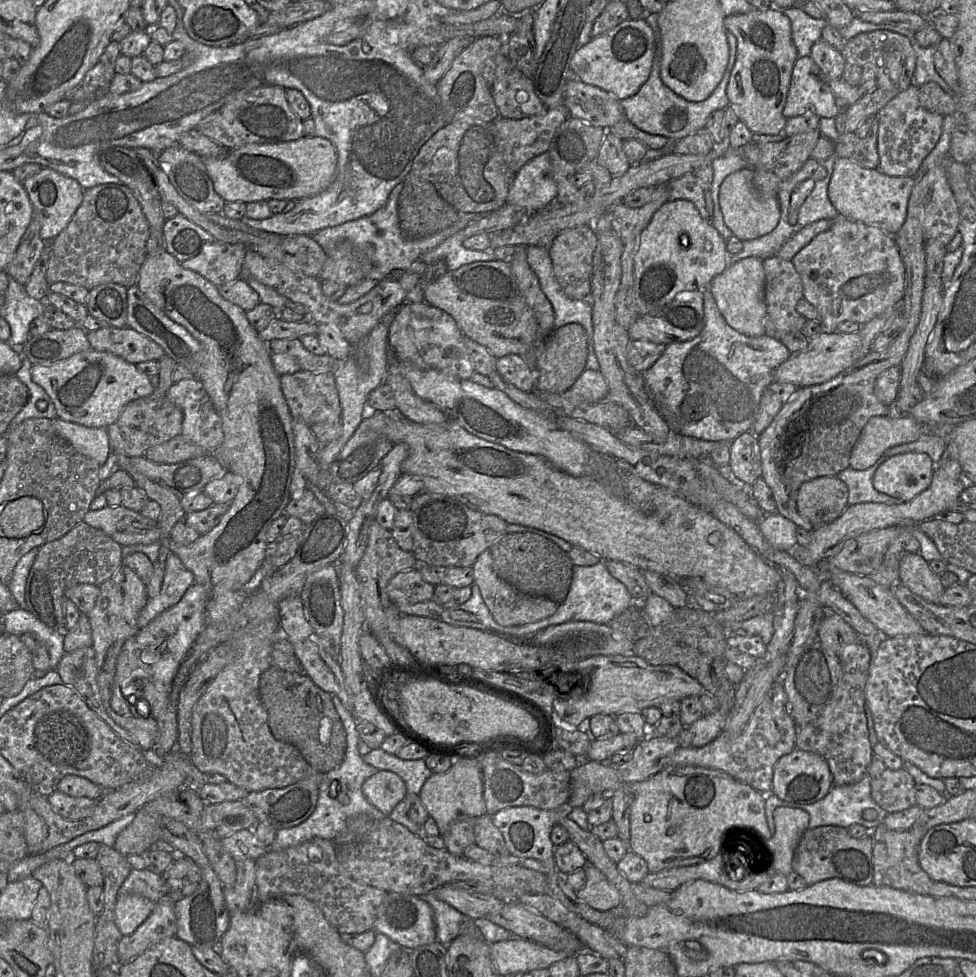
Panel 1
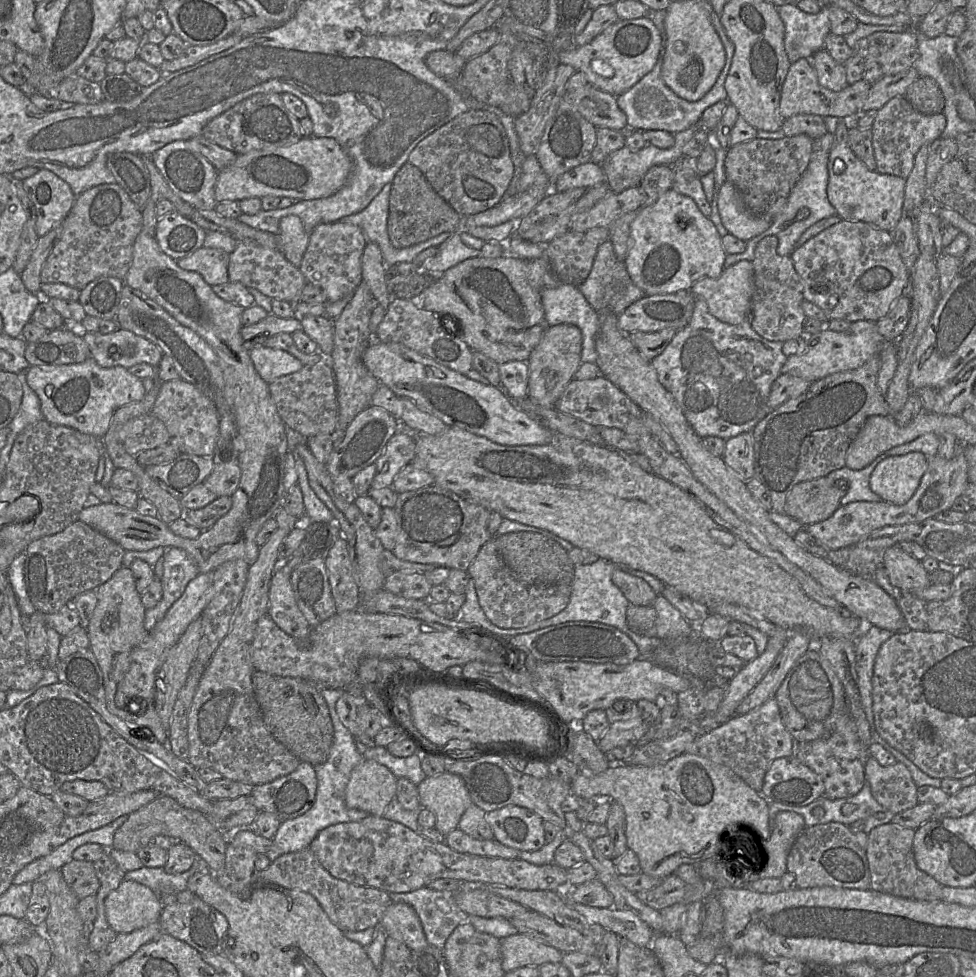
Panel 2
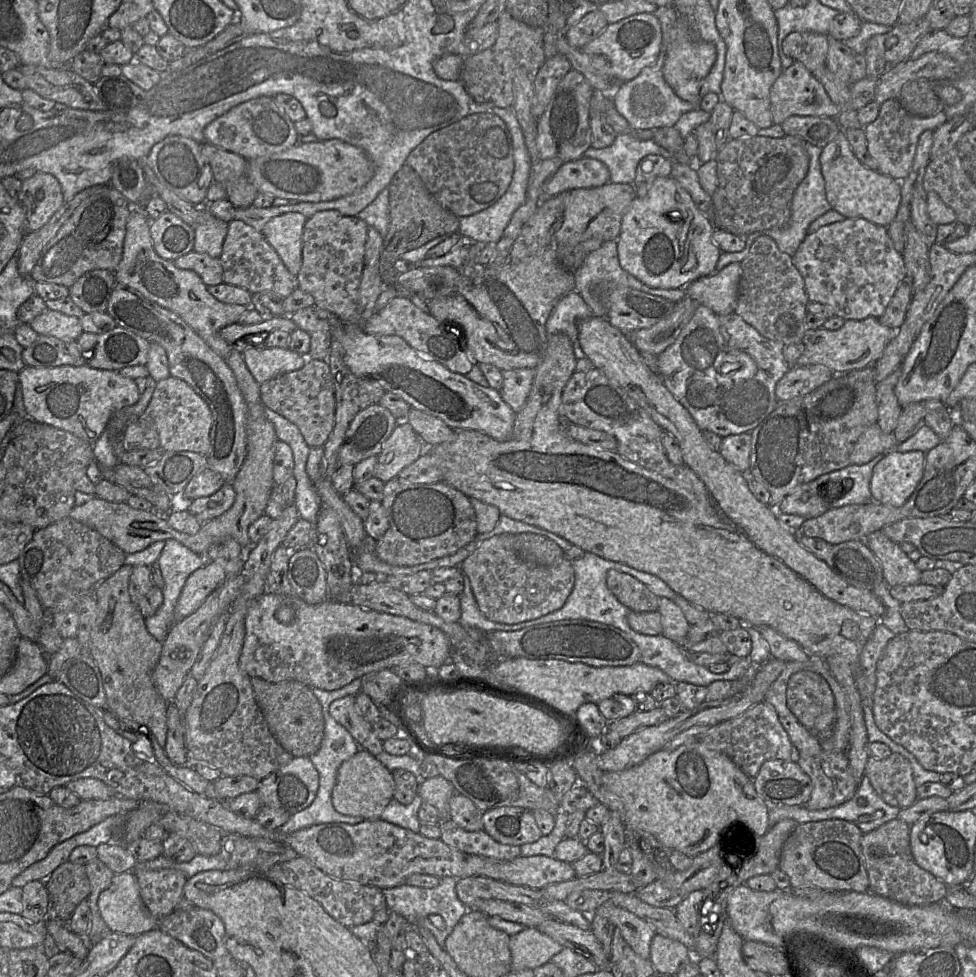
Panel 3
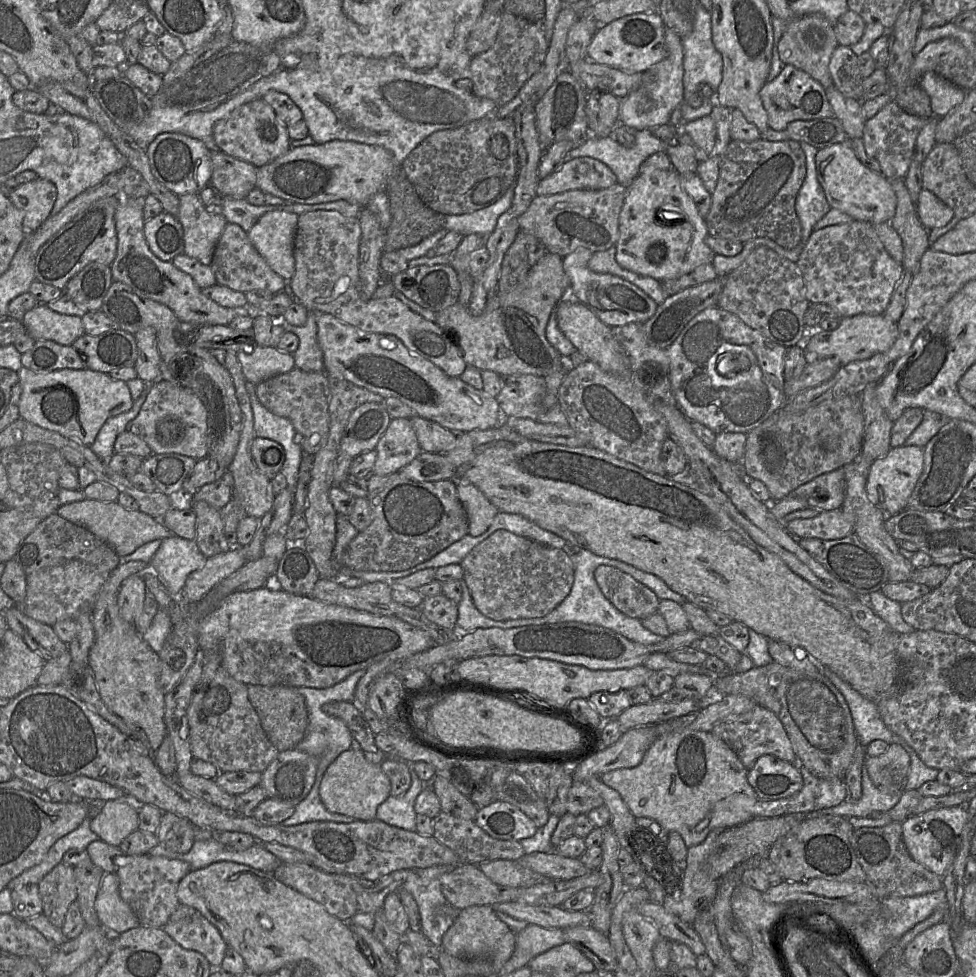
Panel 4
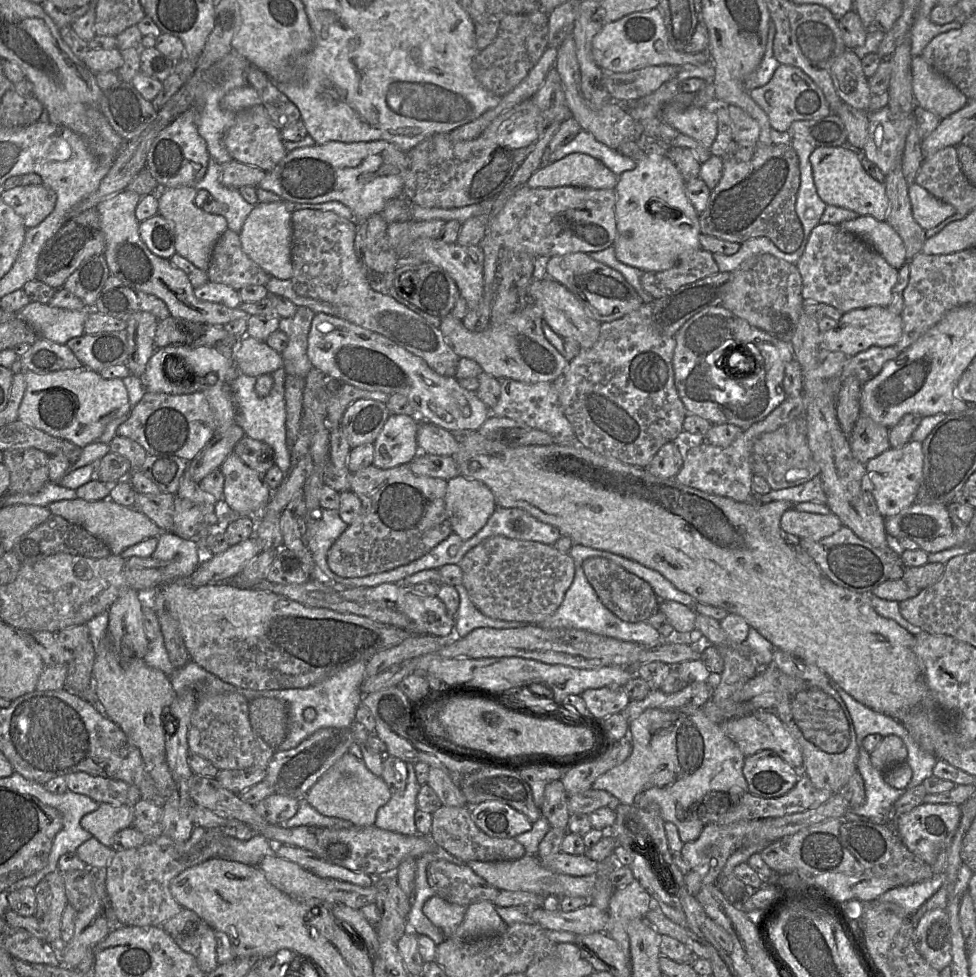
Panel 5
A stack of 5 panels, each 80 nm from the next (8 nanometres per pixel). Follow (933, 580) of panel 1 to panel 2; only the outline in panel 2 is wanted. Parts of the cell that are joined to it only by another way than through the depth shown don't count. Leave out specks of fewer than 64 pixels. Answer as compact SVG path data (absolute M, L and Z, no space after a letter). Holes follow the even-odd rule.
M899 545L885 550L882 568L888 576L892 586L900 591L918 591L929 587L929 572L920 560L906 553Z

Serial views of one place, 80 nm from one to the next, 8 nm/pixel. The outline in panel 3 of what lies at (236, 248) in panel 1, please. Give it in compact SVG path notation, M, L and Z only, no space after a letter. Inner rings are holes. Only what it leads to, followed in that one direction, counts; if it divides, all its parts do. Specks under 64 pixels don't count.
M192 251L177 258L173 263L179 269L197 273L206 286L223 283L223 269L219 258Z

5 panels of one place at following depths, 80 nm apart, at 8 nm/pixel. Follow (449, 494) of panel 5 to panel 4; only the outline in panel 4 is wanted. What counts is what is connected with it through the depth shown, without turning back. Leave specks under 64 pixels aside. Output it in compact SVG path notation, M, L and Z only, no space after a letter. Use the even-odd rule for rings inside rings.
M457 482L456 489L468 518L468 535L475 537L483 534L499 510L470 483Z

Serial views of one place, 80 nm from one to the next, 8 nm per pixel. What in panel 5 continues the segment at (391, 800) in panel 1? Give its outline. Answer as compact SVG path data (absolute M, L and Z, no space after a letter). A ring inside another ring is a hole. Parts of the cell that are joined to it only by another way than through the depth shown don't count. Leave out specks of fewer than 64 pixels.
M348 751L318 779L304 799L322 815L348 820L356 827L367 827L375 825L378 809L391 796L383 778L373 774L361 758Z

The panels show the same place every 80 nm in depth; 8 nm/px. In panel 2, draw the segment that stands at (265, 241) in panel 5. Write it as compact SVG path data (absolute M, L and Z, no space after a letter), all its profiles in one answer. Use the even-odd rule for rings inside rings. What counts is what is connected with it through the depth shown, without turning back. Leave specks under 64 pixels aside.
M295 215L283 217L277 236L285 258L293 266L300 267L309 242L309 233L305 231L302 220Z

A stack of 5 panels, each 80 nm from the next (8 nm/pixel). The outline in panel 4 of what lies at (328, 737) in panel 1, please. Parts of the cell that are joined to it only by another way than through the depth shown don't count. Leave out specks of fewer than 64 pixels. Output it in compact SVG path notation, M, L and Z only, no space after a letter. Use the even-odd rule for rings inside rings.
M248 685L249 701L257 712L268 739L279 752L295 749L307 730L308 709L304 696L297 691L297 688L299 687L285 685Z

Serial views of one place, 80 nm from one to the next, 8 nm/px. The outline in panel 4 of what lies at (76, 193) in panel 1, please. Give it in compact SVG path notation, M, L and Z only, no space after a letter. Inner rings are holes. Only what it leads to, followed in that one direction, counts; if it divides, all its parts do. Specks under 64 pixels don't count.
M41 178L18 185L9 200L23 213L23 227L35 231L50 216L57 199L56 186Z

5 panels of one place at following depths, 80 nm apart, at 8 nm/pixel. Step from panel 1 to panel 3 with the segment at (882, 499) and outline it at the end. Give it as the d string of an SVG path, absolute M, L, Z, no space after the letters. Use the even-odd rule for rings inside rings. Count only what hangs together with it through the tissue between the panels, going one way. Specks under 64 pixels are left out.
M885 452L877 455L868 463L862 465L850 464L842 469L817 477L818 484L829 486L830 483L840 483L844 489L844 493L839 498L830 502L830 507L838 508L849 504L874 502L870 491L870 480L874 466L884 455Z

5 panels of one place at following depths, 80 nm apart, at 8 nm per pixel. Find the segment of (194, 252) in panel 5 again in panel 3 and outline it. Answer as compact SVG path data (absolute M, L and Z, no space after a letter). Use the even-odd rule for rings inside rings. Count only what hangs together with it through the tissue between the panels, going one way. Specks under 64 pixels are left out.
M210 212L204 215L204 223L197 225L193 251L219 258L228 230L228 223L216 218Z

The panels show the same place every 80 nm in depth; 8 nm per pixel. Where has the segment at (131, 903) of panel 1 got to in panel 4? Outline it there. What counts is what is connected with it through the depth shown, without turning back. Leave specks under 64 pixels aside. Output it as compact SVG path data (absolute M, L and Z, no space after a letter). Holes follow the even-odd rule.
M106 873L101 881L95 901L101 925L111 933L124 933L140 927L130 906L121 898L119 879L115 873Z

